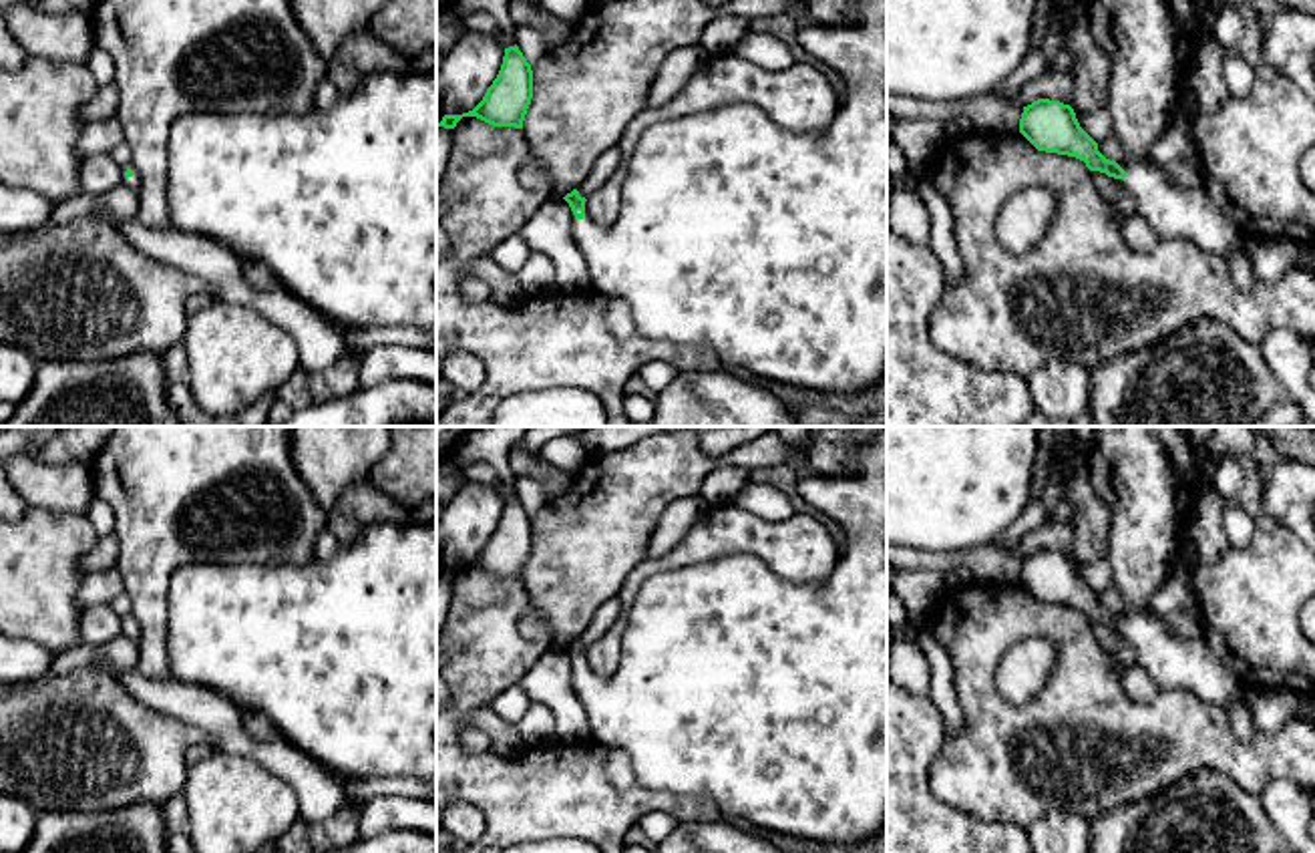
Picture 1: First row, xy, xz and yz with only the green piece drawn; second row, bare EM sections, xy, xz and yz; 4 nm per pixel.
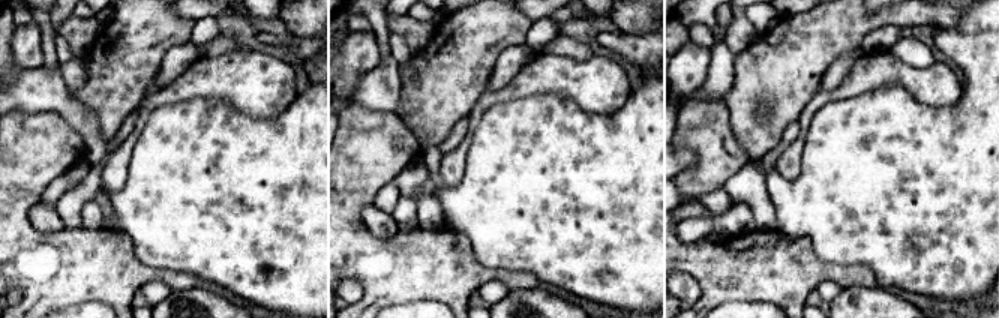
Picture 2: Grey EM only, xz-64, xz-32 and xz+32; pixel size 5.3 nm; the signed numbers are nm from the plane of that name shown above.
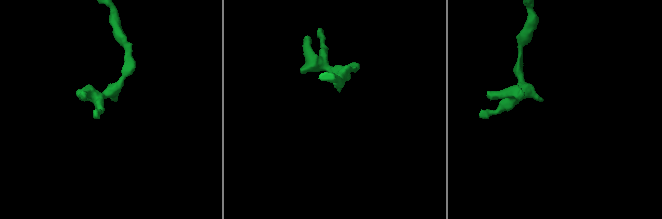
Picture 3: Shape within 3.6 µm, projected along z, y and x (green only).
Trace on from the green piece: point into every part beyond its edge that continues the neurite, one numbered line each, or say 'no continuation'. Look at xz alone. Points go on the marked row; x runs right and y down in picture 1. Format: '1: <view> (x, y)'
1: xz (769, 246)

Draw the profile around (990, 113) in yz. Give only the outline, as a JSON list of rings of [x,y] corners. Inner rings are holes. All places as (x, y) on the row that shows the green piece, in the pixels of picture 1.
[[[887,93],[887,111],[895,119],[927,119],[937,123],[963,115],[977,131],[1003,137],[1019,133],[1023,107],[1013,99],[1001,99],[993,93],[951,105]]]

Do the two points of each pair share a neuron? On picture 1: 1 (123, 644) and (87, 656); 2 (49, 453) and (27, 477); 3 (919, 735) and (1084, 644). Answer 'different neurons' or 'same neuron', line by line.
1: same neuron
2: different neurons
3: different neurons

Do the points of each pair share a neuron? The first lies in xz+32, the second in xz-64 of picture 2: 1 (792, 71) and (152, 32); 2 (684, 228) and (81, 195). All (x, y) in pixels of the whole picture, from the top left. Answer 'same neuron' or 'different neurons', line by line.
1: same neuron
2: same neuron

